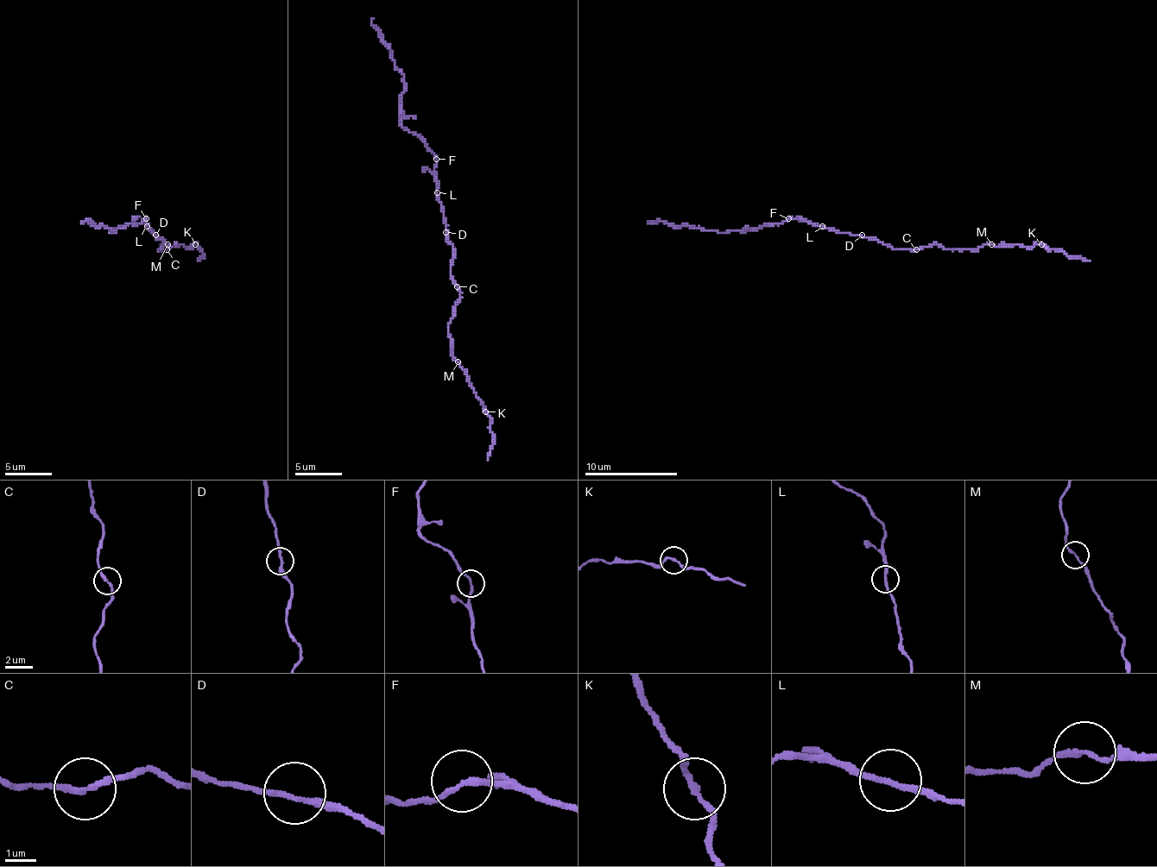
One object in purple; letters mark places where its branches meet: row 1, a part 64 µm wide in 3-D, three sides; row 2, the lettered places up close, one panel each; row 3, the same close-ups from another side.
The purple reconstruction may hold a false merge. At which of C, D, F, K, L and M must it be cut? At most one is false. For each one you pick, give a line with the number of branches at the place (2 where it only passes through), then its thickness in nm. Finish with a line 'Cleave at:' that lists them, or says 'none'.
Cleave at: none

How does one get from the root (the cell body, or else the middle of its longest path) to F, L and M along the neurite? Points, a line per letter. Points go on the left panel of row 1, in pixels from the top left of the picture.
F: (158, 237), (147, 226), (144, 221), (147, 219)
L: (158, 237), (147, 226)
M: (158, 237), (162, 240), (161, 249), (169, 247), (165, 244), (162, 249), (158, 249), (167, 244)

